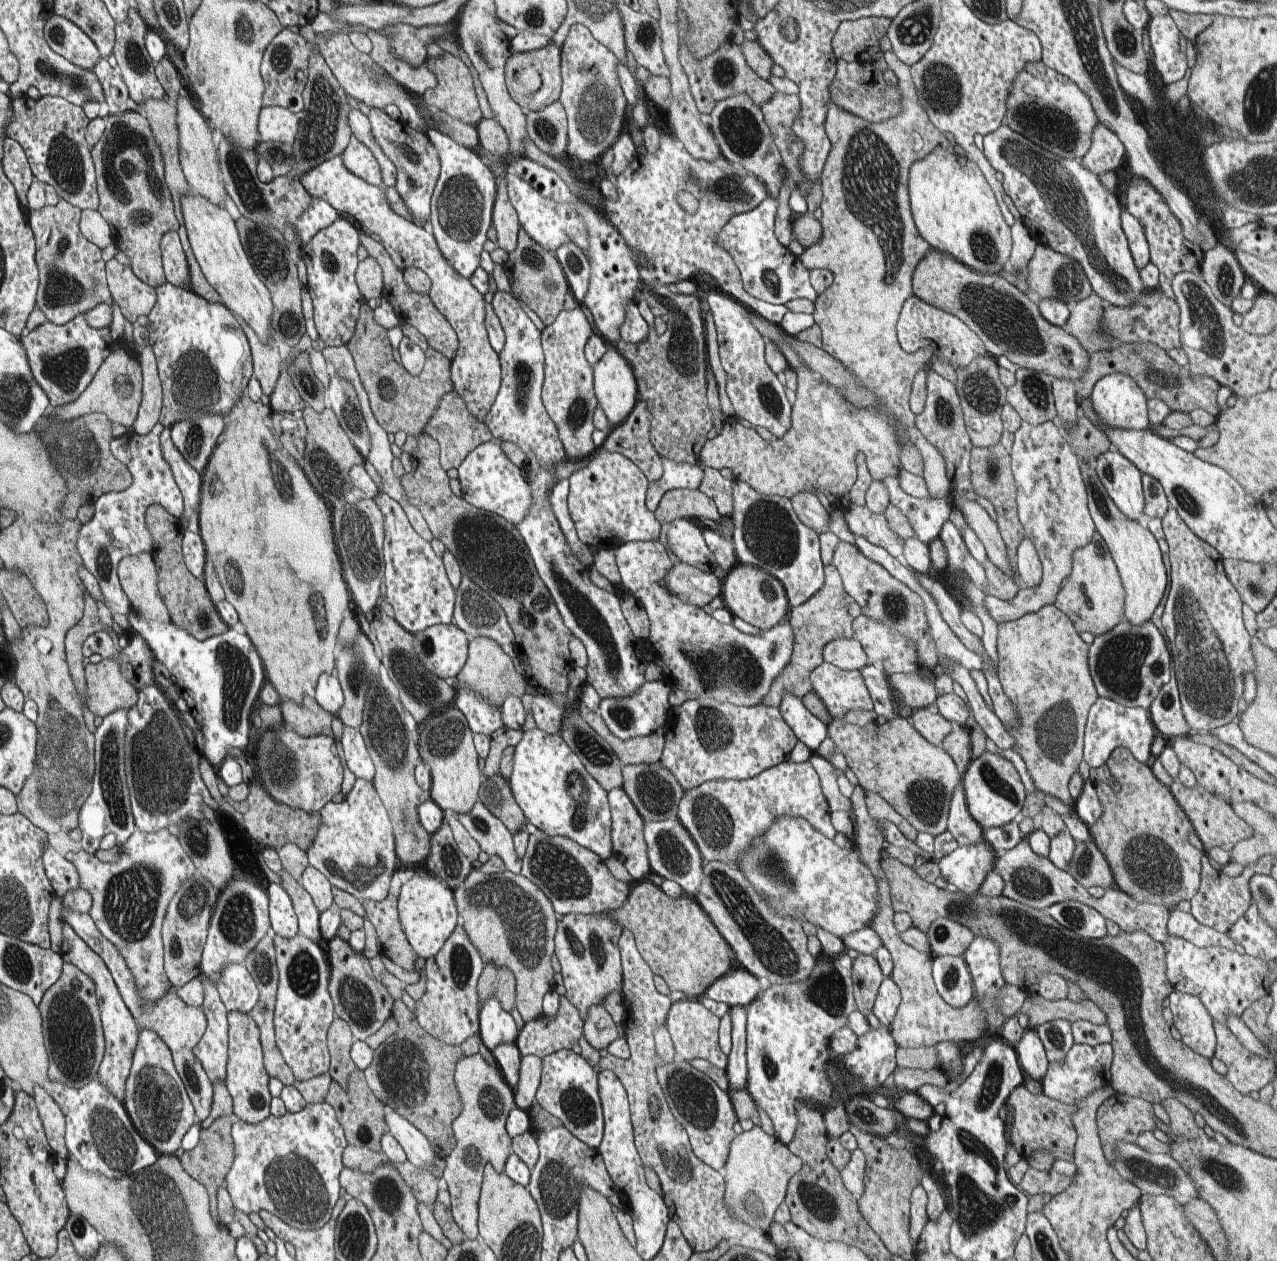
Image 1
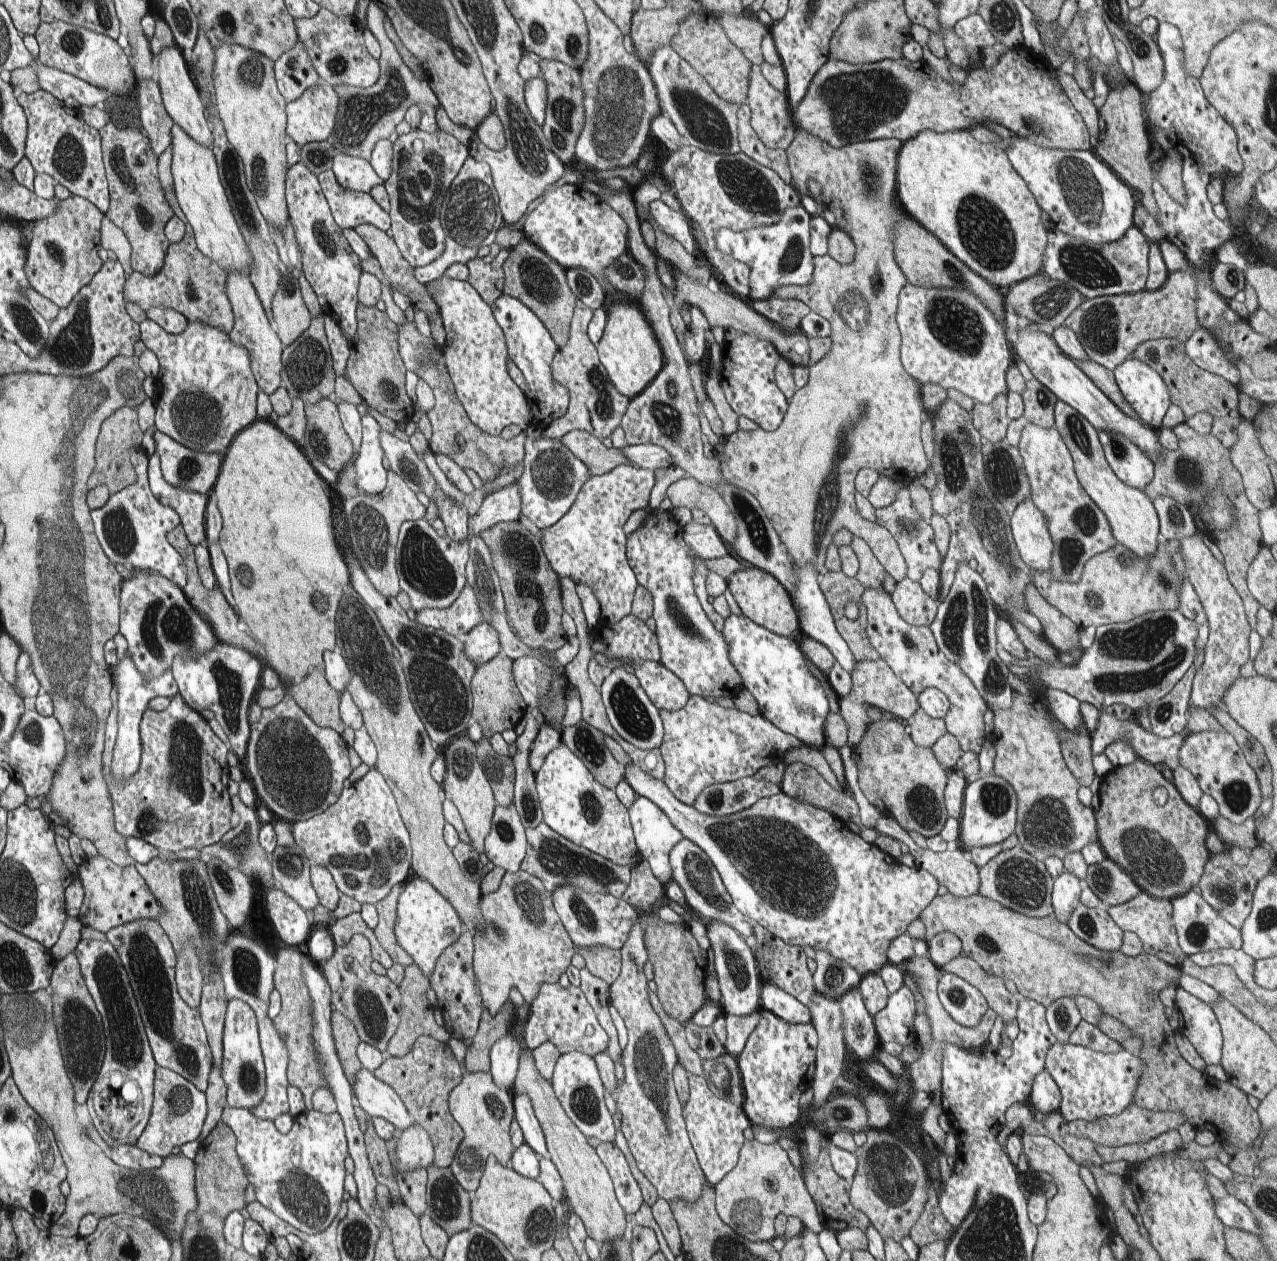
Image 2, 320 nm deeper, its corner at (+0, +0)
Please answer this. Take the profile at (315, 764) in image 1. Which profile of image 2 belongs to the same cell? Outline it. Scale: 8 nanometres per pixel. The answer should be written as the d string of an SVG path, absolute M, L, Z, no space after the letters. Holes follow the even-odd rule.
M290 692L276 706L262 709L260 720L251 724L246 770L268 810L291 824L308 820L334 805L343 792L342 782L353 771L348 746L340 733L314 722Z

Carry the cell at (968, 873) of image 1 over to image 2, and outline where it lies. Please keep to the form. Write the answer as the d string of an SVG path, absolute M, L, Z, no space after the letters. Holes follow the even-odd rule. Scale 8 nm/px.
M628 765L625 768L625 778L628 784L635 790L638 797L646 797L648 800L657 804L666 814L667 817L674 823L674 826L683 834L684 838L690 839L695 842L704 852L710 857L712 864L714 864L714 846L720 848L718 852L722 852L722 862L728 864L728 868L736 870L736 874L744 876L750 886L756 890L756 894L764 896L764 898L748 898L748 906L746 906L746 894L732 894L734 892L734 884L726 884L727 891L731 894L734 906L744 914L748 916L752 922L758 922L760 926L764 926L770 934L778 936L780 940L788 942L788 944L798 944L798 946L810 946L816 951L827 951L829 955L832 955L836 960L842 961L853 969L862 977L868 973L878 973L879 970L888 964L890 964L887 957L887 950L891 945L891 942L901 934L907 932L907 928L911 922L914 922L919 918L920 913L929 905L929 902L934 900L936 894L938 894L939 882L933 874L930 874L927 870L916 867L908 867L898 860L894 859L888 853L884 853L881 849L876 847L874 843L868 843L860 837L858 834L854 834L848 829L848 825L843 822L840 818L837 818L827 810L821 809L820 807L800 802L791 796L788 796L784 791L780 791L771 797L764 797L758 800L755 805L749 806L743 811L737 813L717 817L712 815L704 814L693 806L688 806L683 802L680 802L673 794L672 791L666 786L663 779L657 779L650 776L647 772L644 772L641 768L636 765Z

